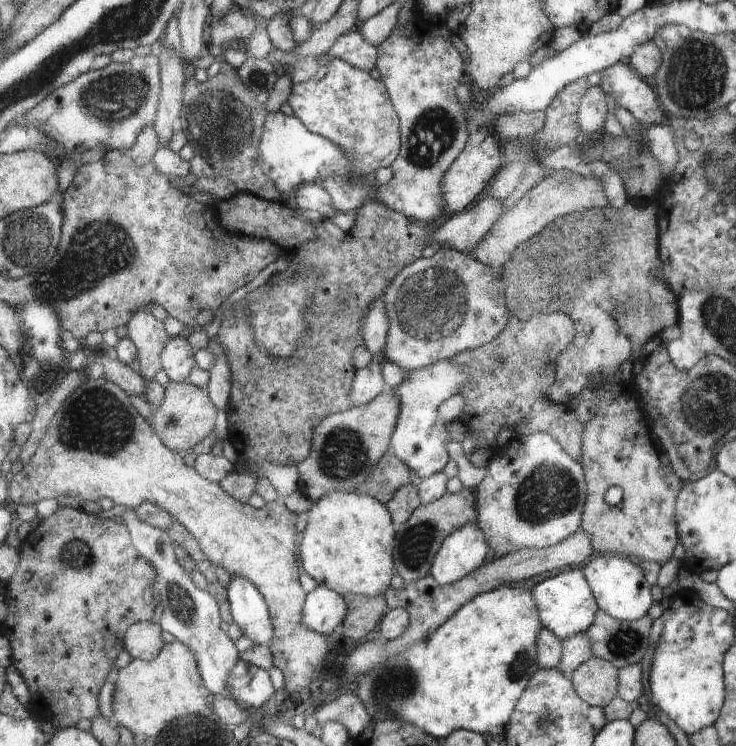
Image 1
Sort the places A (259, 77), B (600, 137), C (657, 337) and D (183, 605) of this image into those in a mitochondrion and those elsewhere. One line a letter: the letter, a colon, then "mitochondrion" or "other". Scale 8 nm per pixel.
A: mitochondrion
B: other
C: other
D: mitochondrion

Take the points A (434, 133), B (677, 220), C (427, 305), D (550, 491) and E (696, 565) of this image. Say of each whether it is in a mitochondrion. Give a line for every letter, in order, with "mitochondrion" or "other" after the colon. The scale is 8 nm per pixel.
A: mitochondrion
B: other
C: mitochondrion
D: mitochondrion
E: other

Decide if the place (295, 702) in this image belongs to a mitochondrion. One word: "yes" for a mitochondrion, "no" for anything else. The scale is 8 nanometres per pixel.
no

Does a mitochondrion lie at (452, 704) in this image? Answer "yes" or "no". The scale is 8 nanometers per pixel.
no

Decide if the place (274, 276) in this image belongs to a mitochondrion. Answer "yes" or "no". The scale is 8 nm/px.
no

